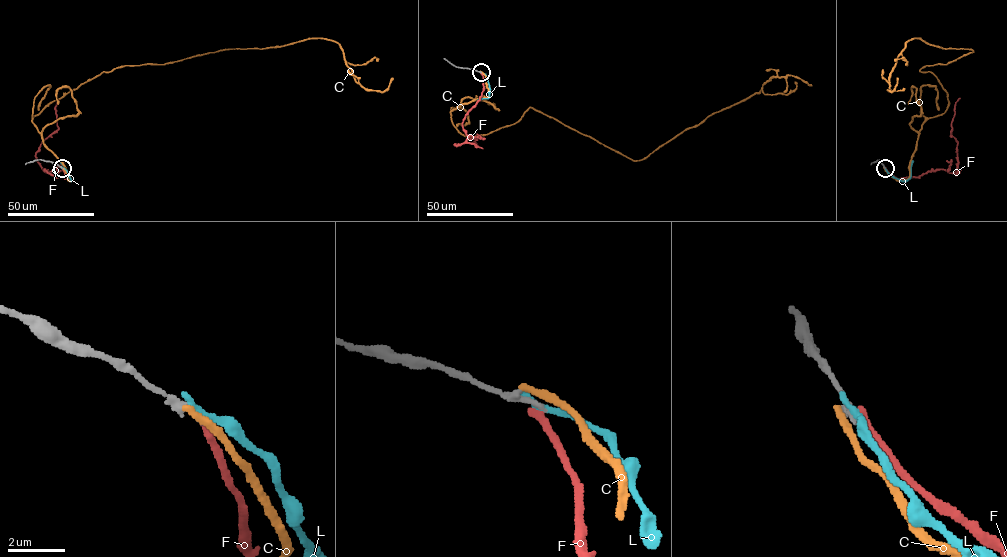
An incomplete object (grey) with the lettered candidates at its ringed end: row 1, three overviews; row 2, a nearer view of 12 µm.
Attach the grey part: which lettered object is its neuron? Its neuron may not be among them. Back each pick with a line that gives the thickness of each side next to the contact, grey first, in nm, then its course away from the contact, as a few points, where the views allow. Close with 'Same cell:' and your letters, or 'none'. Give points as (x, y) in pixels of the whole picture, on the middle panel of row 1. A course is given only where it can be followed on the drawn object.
Same cell: none

